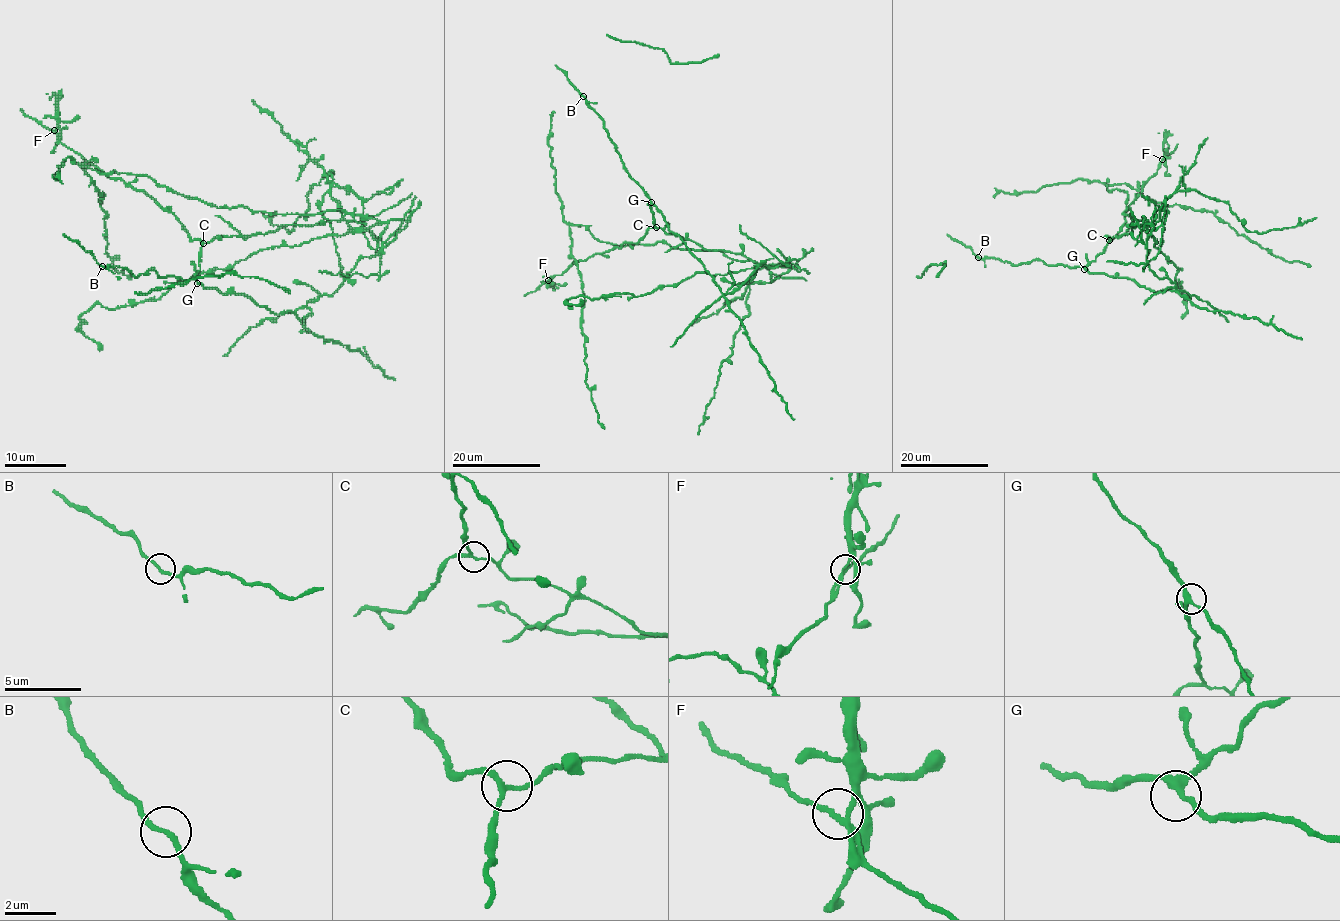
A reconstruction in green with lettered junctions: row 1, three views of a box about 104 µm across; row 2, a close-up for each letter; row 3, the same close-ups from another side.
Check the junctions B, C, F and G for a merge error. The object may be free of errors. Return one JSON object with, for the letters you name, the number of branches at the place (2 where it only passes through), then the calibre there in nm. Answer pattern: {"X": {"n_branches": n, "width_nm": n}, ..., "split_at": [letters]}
{"C": {"n_branches": 3, "width_nm": 170}, "split_at": ["C"]}

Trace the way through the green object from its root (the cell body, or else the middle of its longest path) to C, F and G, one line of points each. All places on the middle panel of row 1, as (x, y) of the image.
C: (733, 253), (704, 250), (690, 240), (667, 234), (656, 228)
F: (733, 253), (704, 250), (660, 228), (649, 228), (636, 243), (624, 243), (575, 262), (548, 280)
G: (733, 253), (704, 250), (690, 240), (667, 234), (655, 225), (651, 202)

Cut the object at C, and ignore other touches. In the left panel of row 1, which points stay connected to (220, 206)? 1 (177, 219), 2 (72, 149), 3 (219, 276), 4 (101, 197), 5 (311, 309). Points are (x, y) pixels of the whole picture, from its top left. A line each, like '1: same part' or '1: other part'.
1: other part
2: other part
3: other part
4: same part
5: same part

